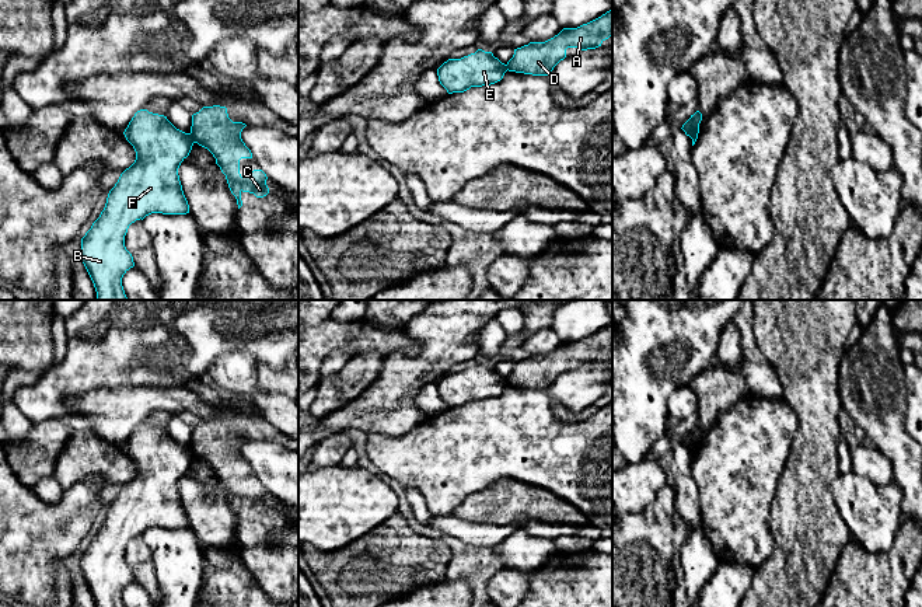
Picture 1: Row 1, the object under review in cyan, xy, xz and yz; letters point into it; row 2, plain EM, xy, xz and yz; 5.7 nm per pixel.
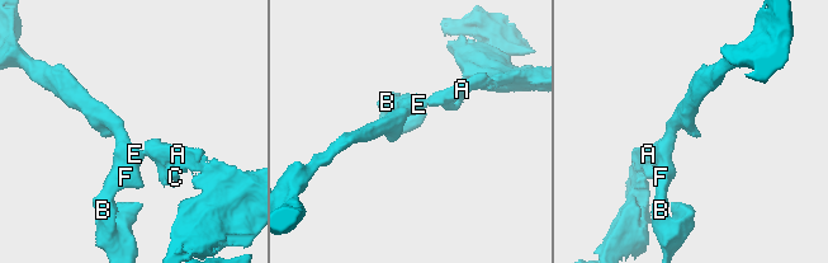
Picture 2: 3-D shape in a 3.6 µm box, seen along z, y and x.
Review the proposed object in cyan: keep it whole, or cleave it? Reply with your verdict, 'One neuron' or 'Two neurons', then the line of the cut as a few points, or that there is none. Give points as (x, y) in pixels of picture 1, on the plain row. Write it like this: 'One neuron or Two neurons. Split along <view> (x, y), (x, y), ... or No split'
Two neurons. Split along xy (189, 447), (194, 456)

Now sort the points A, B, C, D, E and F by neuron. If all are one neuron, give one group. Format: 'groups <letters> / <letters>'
groups A C D / B E F

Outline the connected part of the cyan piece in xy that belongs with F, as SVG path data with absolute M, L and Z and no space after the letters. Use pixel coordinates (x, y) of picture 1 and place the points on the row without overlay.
M140 423L135 428L123 449L135 463L136 474L121 488L108 507L99 531L81 552L80 573L97 607L125 607L122 592L135 580L133 571L125 561L125 550L132 537L143 534L151 527L189 527L178 482L192 464L193 453L191 447L177 443L164 429Z

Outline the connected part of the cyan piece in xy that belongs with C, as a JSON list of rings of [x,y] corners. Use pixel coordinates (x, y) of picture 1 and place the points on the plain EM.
[[[220,419],[203,421],[192,429],[191,440],[193,457],[213,468],[216,478],[226,489],[231,507],[237,513],[238,523],[242,520],[242,506],[254,507],[256,512],[269,507],[268,491],[262,484],[240,488],[240,474],[252,472],[251,464],[241,453],[245,440],[242,436],[233,436],[228,432],[227,422]]]

